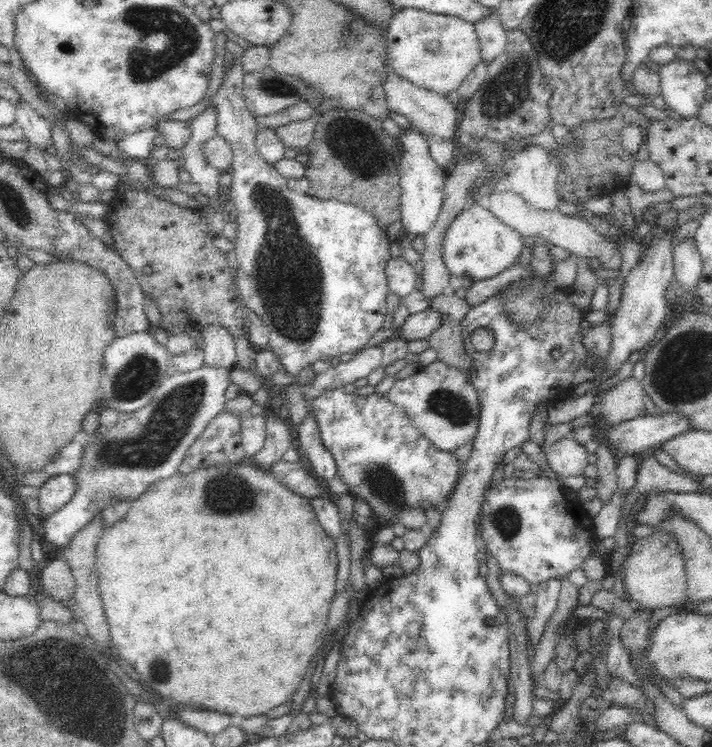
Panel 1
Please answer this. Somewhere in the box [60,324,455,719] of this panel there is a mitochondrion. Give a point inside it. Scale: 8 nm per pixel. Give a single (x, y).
(174, 416)

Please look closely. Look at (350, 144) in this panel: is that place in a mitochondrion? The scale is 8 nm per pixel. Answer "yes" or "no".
yes

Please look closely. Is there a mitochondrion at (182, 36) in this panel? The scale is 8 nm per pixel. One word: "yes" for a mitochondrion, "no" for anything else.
yes

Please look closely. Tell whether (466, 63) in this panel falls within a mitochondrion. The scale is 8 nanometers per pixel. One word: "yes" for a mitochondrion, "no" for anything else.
no

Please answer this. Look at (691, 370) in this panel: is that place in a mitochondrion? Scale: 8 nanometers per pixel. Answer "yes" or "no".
yes

